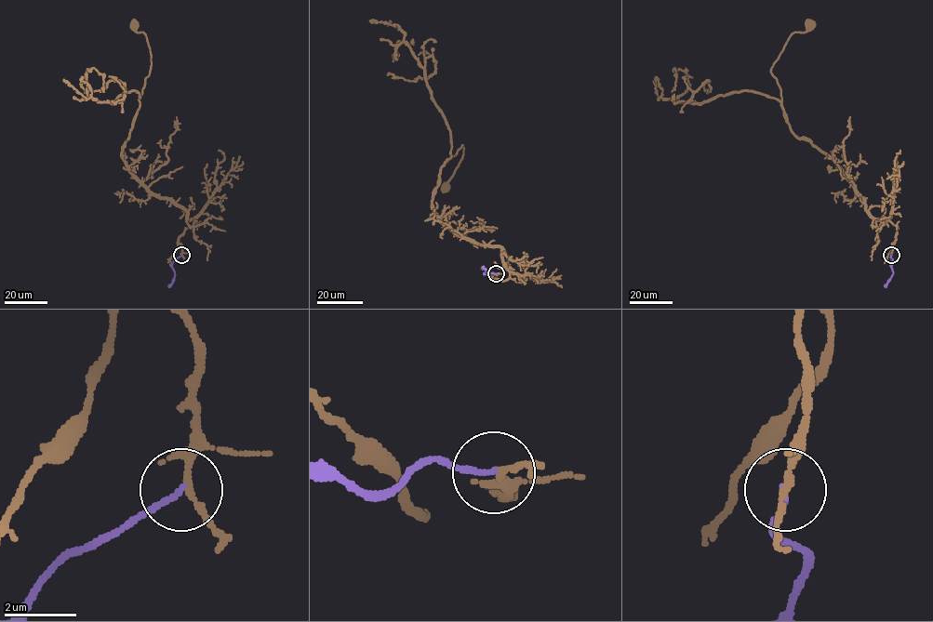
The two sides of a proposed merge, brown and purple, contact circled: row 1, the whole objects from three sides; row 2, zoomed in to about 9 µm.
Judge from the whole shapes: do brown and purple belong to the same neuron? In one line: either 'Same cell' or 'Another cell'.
Another cell

